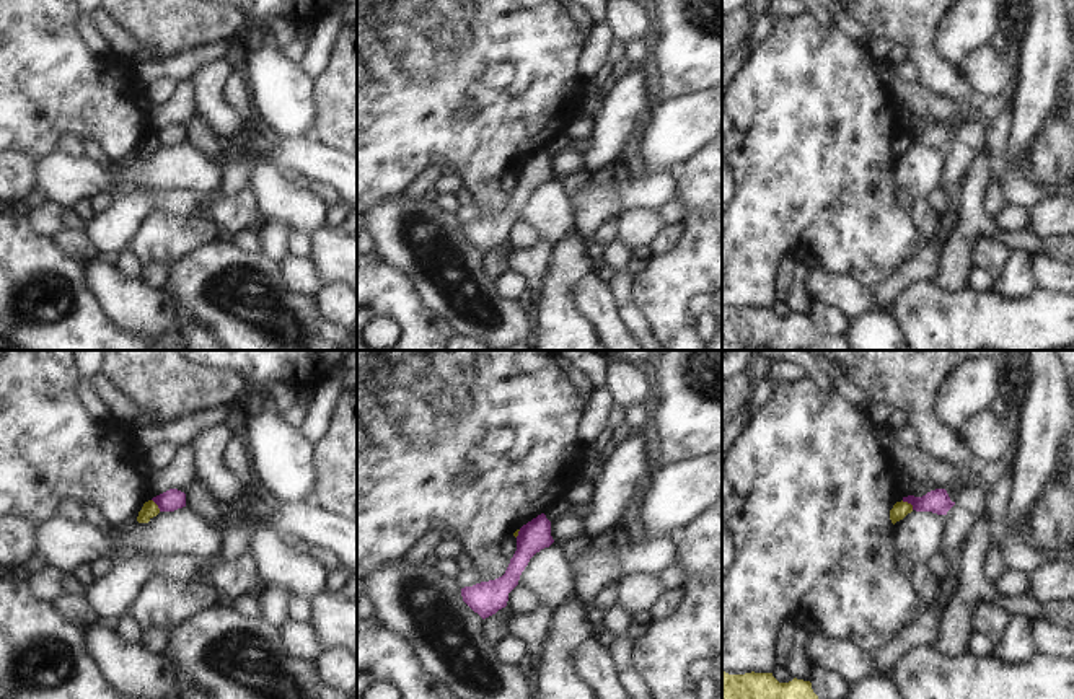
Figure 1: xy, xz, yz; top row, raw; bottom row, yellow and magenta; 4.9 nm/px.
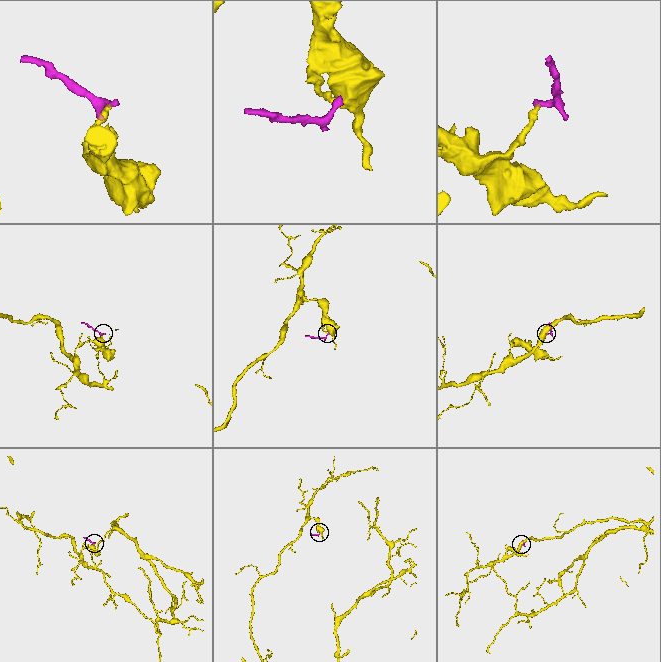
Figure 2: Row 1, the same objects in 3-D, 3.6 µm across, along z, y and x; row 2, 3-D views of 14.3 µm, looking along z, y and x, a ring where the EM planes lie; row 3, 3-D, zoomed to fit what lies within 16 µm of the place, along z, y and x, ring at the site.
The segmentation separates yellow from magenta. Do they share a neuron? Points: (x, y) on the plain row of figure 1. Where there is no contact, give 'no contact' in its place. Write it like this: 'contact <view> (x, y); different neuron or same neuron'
contact yz (906, 137); different neuron

